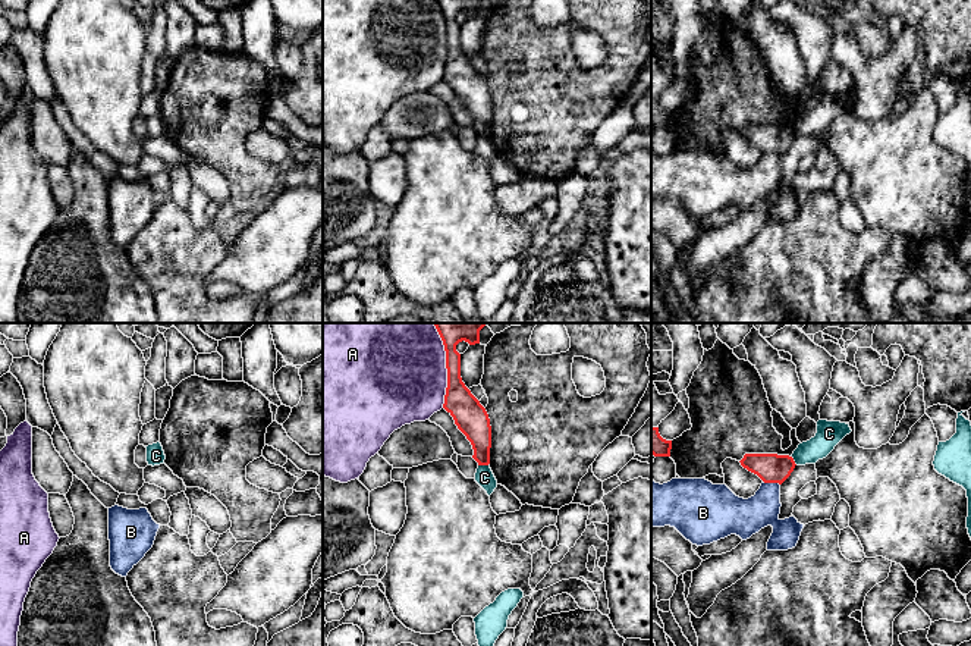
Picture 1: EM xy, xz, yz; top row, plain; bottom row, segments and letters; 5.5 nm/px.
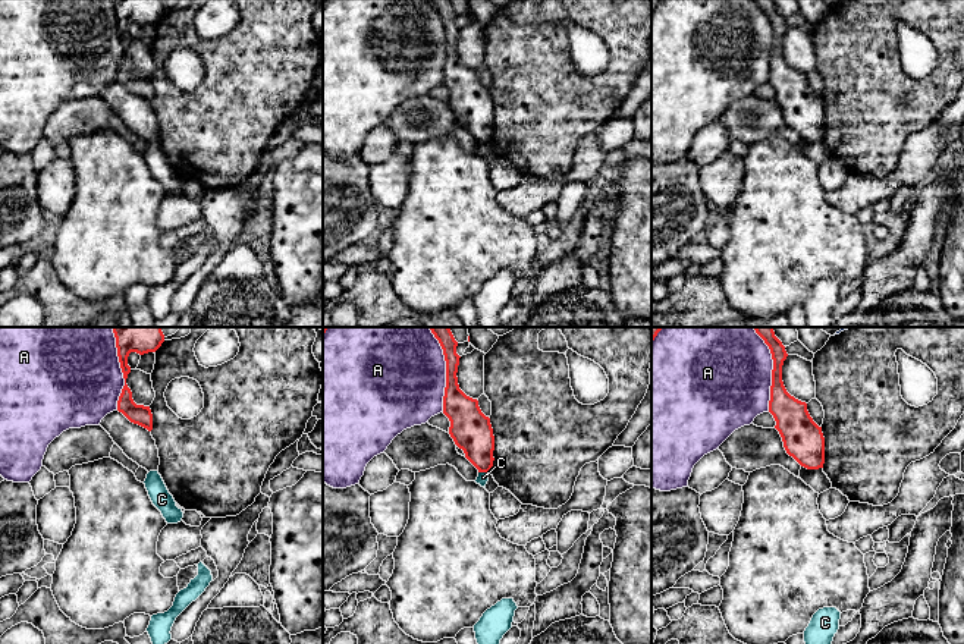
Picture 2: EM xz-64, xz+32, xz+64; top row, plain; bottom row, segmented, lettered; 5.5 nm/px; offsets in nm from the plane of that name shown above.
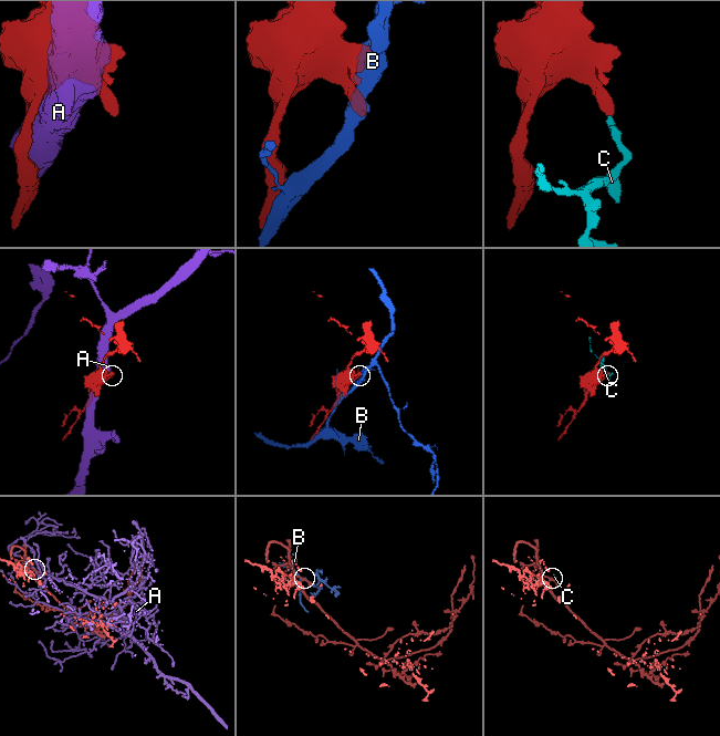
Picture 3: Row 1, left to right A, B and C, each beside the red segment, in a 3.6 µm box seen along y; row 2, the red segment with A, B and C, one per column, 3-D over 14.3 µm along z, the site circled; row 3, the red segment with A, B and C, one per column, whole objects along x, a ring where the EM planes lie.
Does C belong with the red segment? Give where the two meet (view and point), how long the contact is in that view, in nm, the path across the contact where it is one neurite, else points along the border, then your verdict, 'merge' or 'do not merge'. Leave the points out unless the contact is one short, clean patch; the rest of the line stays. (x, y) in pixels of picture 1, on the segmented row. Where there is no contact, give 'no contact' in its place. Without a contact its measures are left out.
xz (483, 464) | 60 nm | along xz (478, 464), (487, 466) | do not merge

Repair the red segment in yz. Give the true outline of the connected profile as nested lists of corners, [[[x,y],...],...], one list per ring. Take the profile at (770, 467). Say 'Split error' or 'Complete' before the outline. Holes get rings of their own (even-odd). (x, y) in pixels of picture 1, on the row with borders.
Complete. [[[745,454],[739,462],[764,483],[779,484],[791,476],[796,465],[792,457],[777,454]]]

